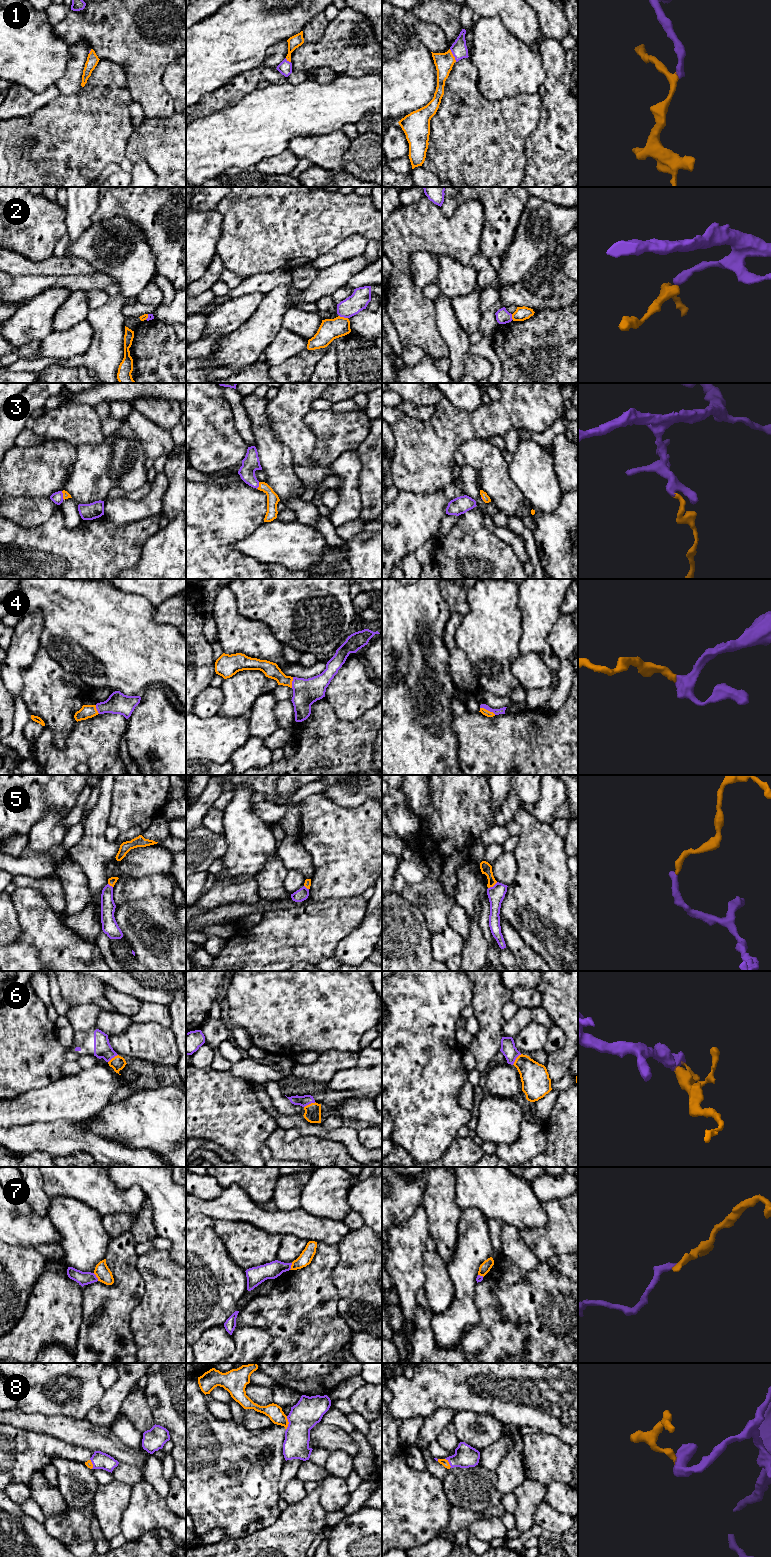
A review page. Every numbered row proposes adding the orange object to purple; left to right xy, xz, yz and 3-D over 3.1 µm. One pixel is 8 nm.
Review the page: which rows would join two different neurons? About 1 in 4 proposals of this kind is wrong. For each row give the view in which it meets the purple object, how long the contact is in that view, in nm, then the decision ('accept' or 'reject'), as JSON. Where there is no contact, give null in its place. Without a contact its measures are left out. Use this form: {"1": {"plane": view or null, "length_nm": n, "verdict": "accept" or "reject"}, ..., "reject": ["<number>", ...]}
{"1": {"plane": "yz", "length_nm": 120, "verdict": "accept"}, "2": {"plane": "xz", "length_nm": 80, "verdict": "reject"}, "3": {"plane": "xz", "length_nm": 60, "verdict": "accept"}, "4": {"plane": "yz", "length_nm": 140, "verdict": "accept"}, "5": {"plane": "yz", "length_nm": 90, "verdict": "reject"}, "6": {"plane": "yz", "length_nm": 120, "verdict": "accept"}, "7": {"plane": "xy", "length_nm": 80, "verdict": "reject"}, "8": {"plane": "xz", "length_nm": 110, "verdict": "accept"}, "reject": ["2", "5", "7"]}

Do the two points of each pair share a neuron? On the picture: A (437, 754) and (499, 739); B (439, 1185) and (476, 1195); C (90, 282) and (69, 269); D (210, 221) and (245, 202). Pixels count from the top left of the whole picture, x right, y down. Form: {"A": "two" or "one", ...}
{"A": "two", "B": "two", "C": "two", "D": "two"}

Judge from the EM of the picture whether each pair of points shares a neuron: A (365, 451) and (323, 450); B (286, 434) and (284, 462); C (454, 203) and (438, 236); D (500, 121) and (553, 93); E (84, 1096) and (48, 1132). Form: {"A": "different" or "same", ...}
{"A": "different", "B": "different", "C": "different", "D": "different", "E": "different"}

